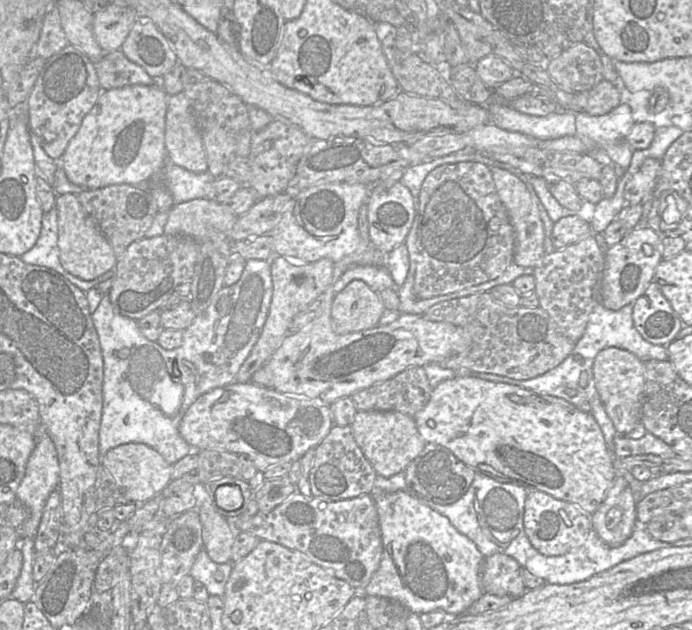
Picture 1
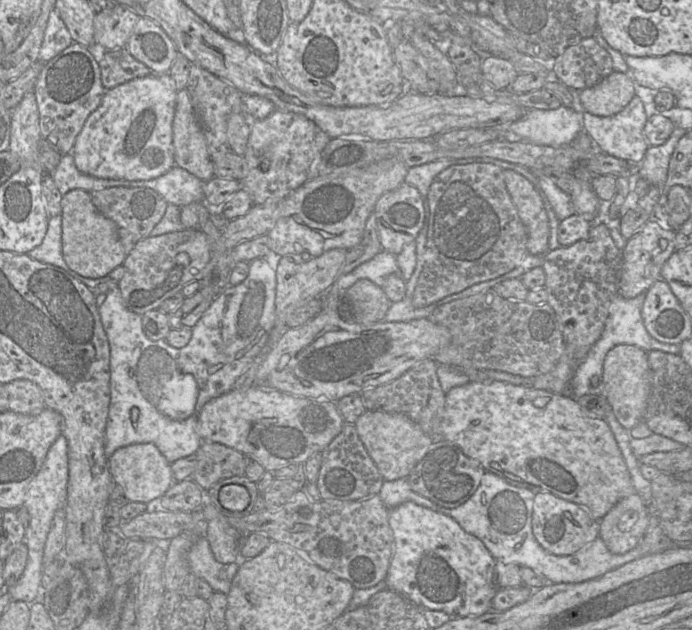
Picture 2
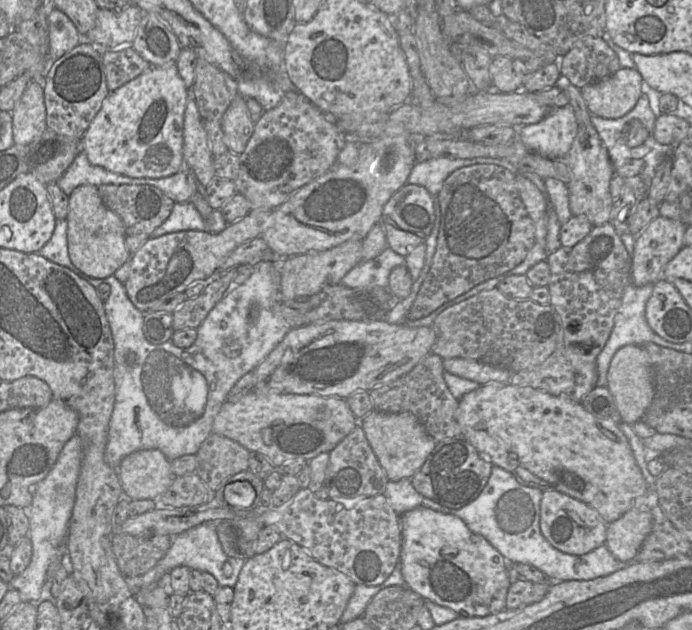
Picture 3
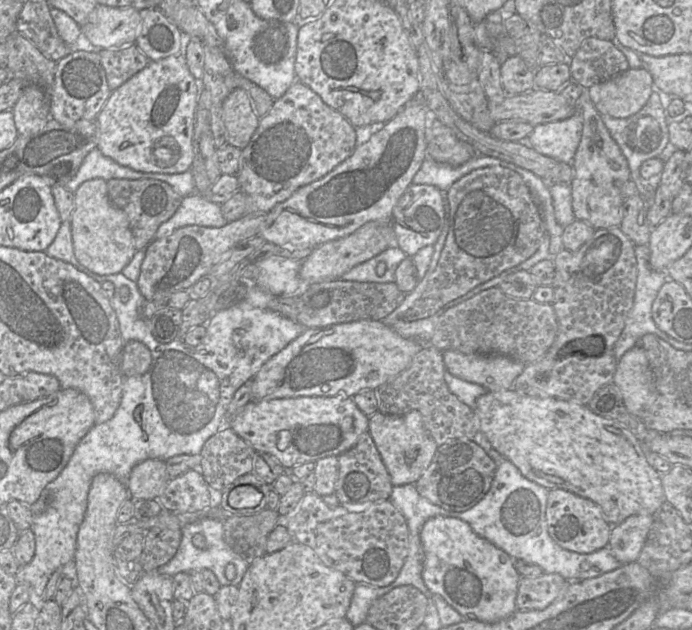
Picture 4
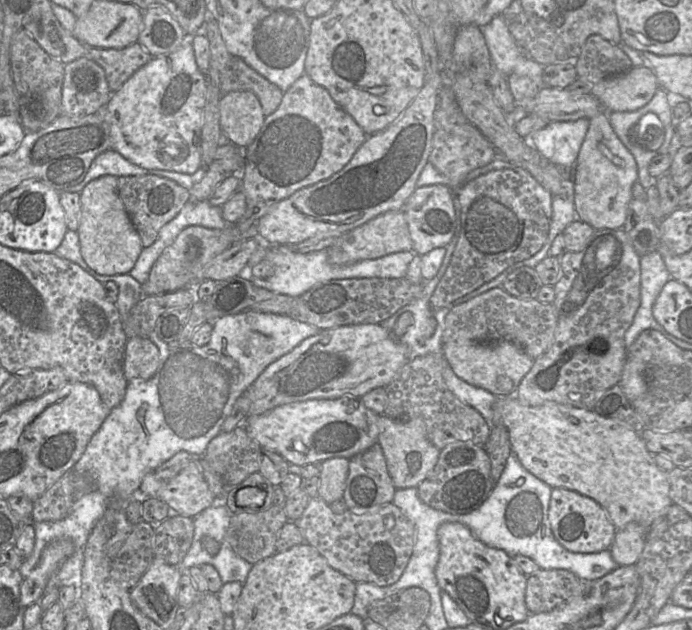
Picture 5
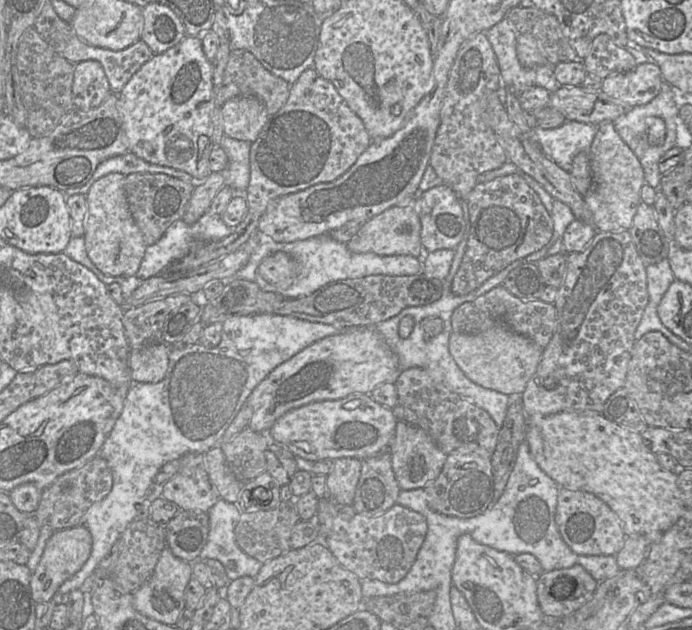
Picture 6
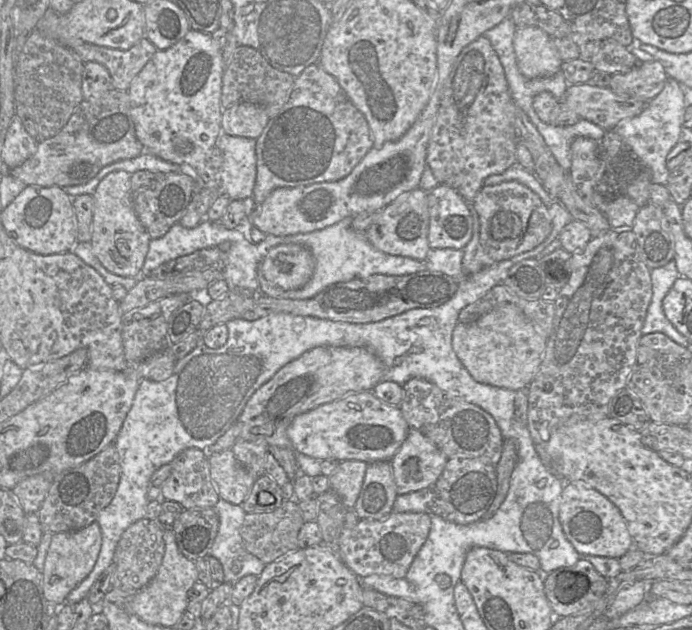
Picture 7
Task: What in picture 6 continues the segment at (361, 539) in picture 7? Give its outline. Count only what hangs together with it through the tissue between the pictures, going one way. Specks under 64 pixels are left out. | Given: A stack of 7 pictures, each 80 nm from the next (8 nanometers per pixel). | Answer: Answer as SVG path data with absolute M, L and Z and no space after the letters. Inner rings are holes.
M395 504L378 516L356 514L349 520L336 516L326 545L339 563L360 580L398 583L412 567L427 534L427 520L418 512Z

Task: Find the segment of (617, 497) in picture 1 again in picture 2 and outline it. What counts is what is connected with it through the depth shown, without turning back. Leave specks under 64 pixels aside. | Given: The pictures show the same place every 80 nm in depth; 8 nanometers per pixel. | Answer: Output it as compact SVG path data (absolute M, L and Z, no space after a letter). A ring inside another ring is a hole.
M634 490L600 520L599 537L612 553L625 554L642 540L650 516L648 505Z

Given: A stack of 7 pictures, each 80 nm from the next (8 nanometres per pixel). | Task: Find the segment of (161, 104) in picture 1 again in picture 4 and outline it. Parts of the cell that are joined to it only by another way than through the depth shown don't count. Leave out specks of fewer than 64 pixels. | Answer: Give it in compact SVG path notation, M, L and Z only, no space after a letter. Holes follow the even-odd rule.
M184 53L148 65L111 94L95 119L96 148L106 157L132 170L144 173L178 174L189 171L194 160L194 126L200 83L190 73Z

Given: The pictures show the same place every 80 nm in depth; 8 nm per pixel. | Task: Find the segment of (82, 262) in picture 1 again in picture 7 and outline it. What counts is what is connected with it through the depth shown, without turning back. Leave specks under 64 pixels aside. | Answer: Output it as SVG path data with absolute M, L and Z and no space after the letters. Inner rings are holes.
M115 171L106 175L94 194L91 246L94 255L111 273L122 277L141 277L152 240L134 212L131 200L131 174Z

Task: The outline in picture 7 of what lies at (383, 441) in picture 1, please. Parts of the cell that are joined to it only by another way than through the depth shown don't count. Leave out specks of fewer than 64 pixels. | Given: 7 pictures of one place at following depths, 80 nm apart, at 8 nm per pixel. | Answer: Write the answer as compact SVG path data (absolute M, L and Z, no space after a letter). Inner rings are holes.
M410 429L390 460L398 495L427 490L442 474L447 456L416 429Z

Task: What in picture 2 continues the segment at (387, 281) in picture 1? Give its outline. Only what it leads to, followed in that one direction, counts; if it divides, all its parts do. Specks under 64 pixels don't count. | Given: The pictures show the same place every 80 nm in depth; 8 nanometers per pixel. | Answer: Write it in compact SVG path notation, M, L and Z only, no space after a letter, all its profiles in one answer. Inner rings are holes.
M381 250L370 260L362 263L350 273L339 278L337 284L339 288L343 290L343 293L360 279L368 279L382 288L384 281L391 274L401 277L396 255Z

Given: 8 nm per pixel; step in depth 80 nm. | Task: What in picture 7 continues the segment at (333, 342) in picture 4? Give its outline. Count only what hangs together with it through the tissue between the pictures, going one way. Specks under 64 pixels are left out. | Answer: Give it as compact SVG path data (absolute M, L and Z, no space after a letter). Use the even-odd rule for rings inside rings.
M315 347L283 366L255 391L236 422L241 428L238 439L265 441L272 446L295 450L287 429L296 416L349 394L372 391L382 380L384 371L379 358L365 348Z

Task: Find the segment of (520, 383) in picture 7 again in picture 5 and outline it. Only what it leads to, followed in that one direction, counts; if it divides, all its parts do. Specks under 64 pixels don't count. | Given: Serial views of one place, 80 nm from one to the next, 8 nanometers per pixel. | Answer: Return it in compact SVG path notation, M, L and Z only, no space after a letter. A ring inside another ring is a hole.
M509 341L472 344L448 342L443 344L442 351L453 372L460 379L473 386L486 389L497 397L516 392L519 383L534 362L534 359L520 347Z

